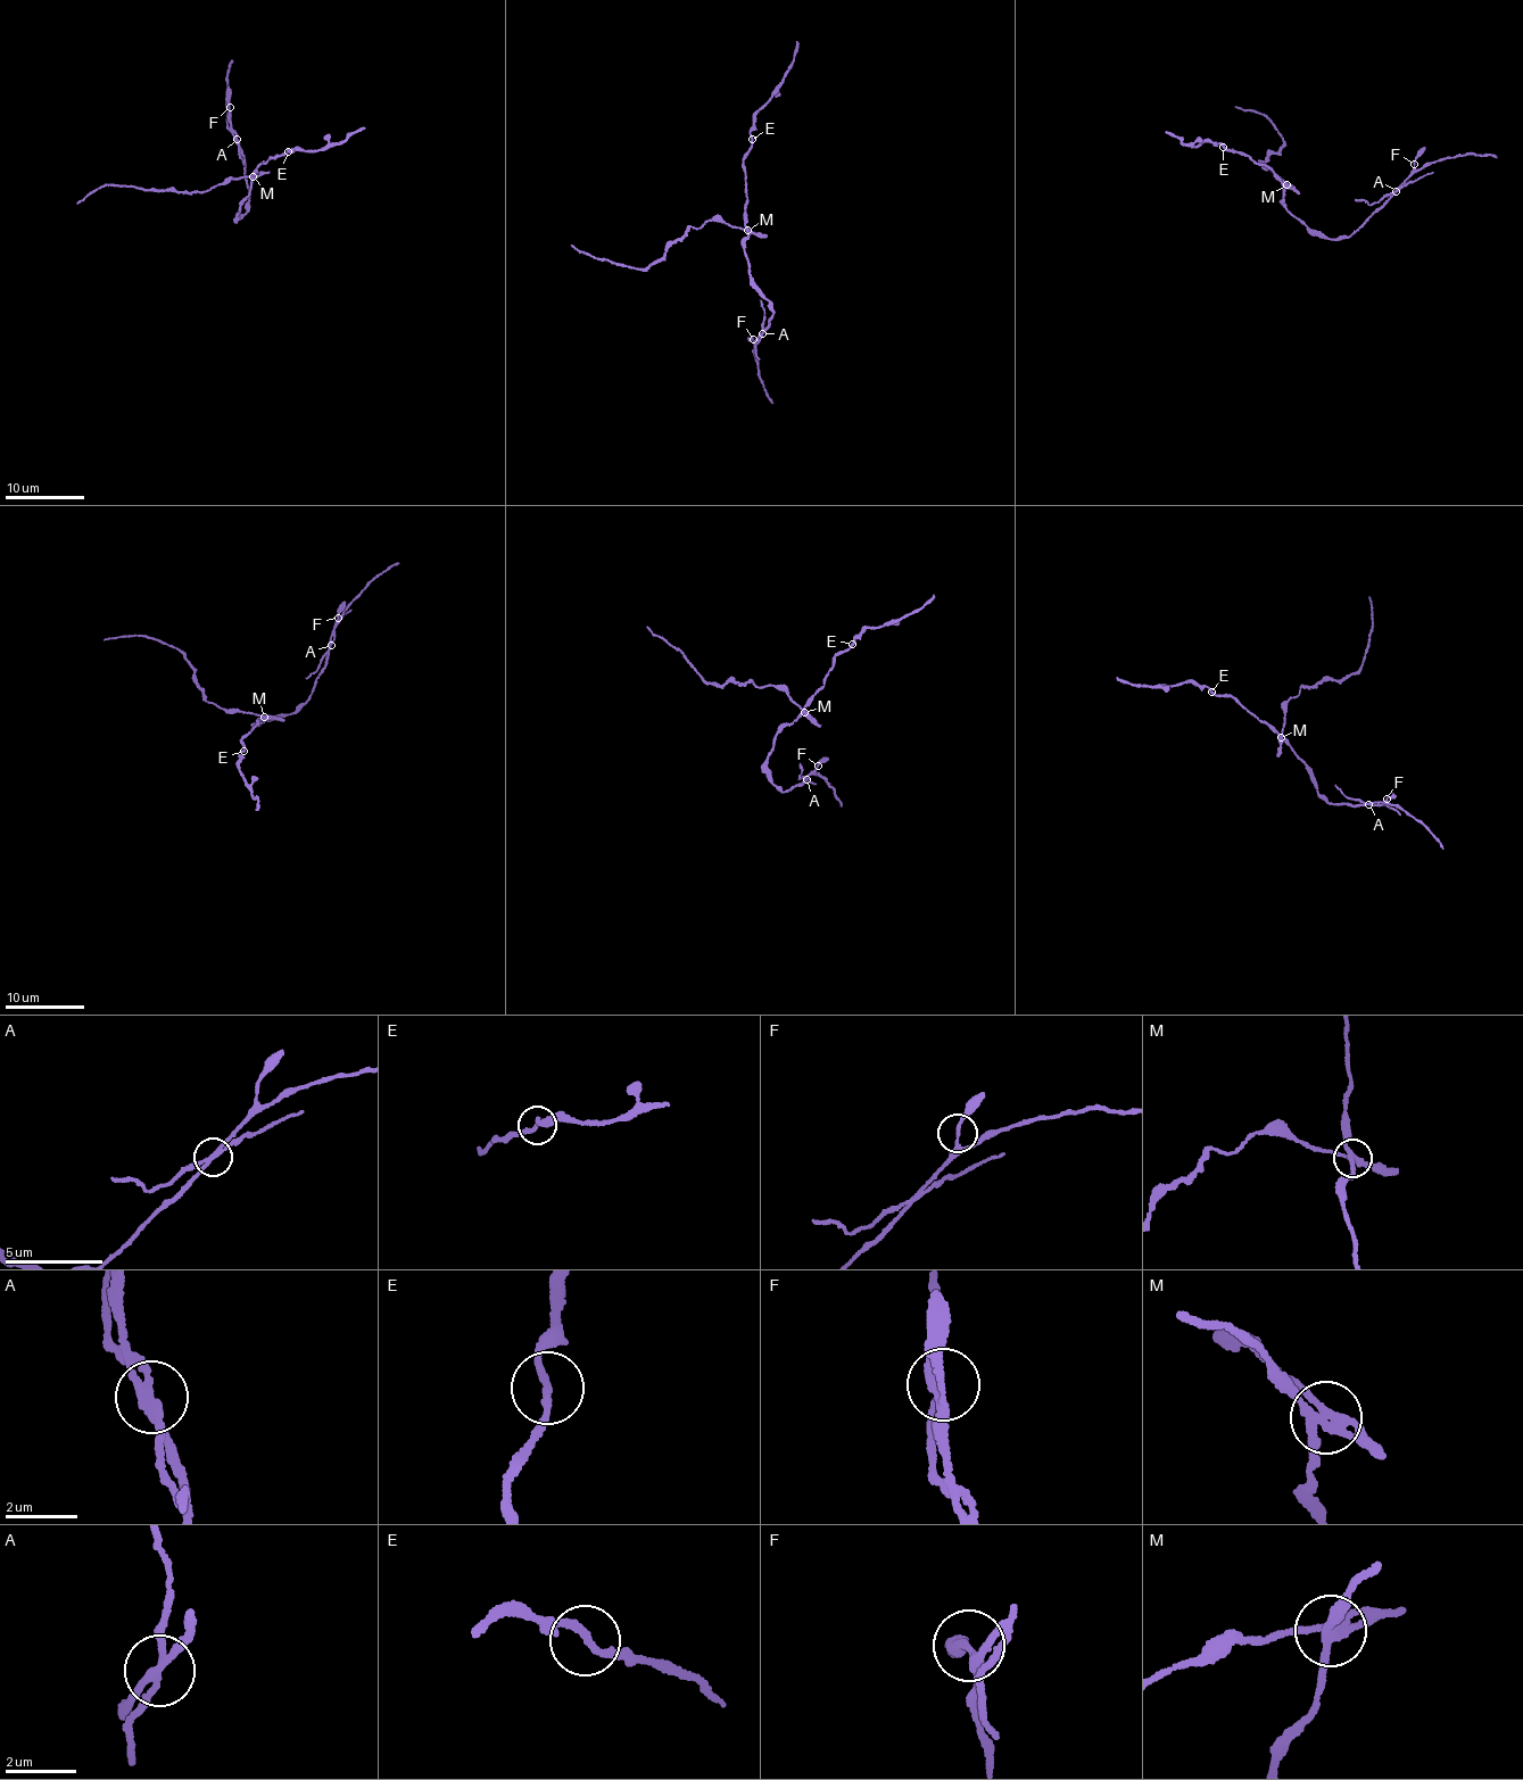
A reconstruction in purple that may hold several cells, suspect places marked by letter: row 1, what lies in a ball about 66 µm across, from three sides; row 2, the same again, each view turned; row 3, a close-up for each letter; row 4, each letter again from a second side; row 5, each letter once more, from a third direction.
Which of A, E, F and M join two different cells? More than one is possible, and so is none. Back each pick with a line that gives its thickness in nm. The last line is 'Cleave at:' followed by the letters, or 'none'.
A: 240 nm thick
M: 260 nm thick
Cleave at: A, M

